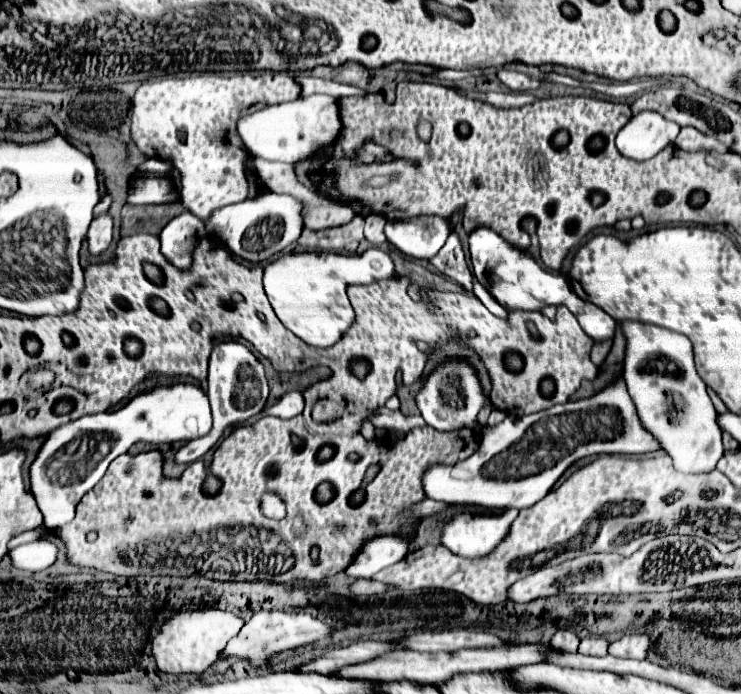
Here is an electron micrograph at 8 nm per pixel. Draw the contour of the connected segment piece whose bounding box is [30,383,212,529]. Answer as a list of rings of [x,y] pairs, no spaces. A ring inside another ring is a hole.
[[[190,383],[158,385],[132,397],[124,407],[110,413],[84,415],[54,429],[30,467],[30,483],[36,503],[44,515],[46,529],[66,525],[74,519],[76,503],[106,473],[114,457],[126,453],[134,443],[190,441],[212,429],[210,403],[202,387]]]

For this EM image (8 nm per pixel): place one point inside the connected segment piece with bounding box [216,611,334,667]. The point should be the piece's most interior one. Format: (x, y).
(269, 632)

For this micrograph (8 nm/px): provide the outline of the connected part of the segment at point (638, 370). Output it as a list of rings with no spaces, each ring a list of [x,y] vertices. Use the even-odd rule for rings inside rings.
[[[622,323],[624,335],[628,339],[626,345],[626,357],[624,357],[624,379],[628,385],[628,393],[632,395],[640,421],[656,439],[660,439],[662,449],[672,457],[678,471],[684,473],[710,473],[716,469],[716,463],[720,461],[724,449],[722,449],[722,431],[716,425],[716,409],[706,393],[706,385],[696,373],[694,367],[694,355],[692,355],[692,343],[674,331],[656,327],[656,325],[644,325],[644,323]]]

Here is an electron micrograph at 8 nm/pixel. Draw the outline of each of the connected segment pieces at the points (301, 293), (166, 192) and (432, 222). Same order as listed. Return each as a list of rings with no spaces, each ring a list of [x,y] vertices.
[[[368,249],[362,255],[338,253],[292,253],[282,255],[264,269],[264,289],[278,319],[288,331],[312,347],[332,347],[354,325],[354,309],[348,301],[348,285],[370,284],[396,277],[390,255]]]
[[[148,159],[138,165],[136,177],[130,181],[128,205],[160,205],[178,199],[178,191],[170,181],[172,165],[160,159]]]
[[[414,217],[406,221],[388,221],[386,239],[402,253],[416,259],[432,259],[450,233],[448,219]]]

